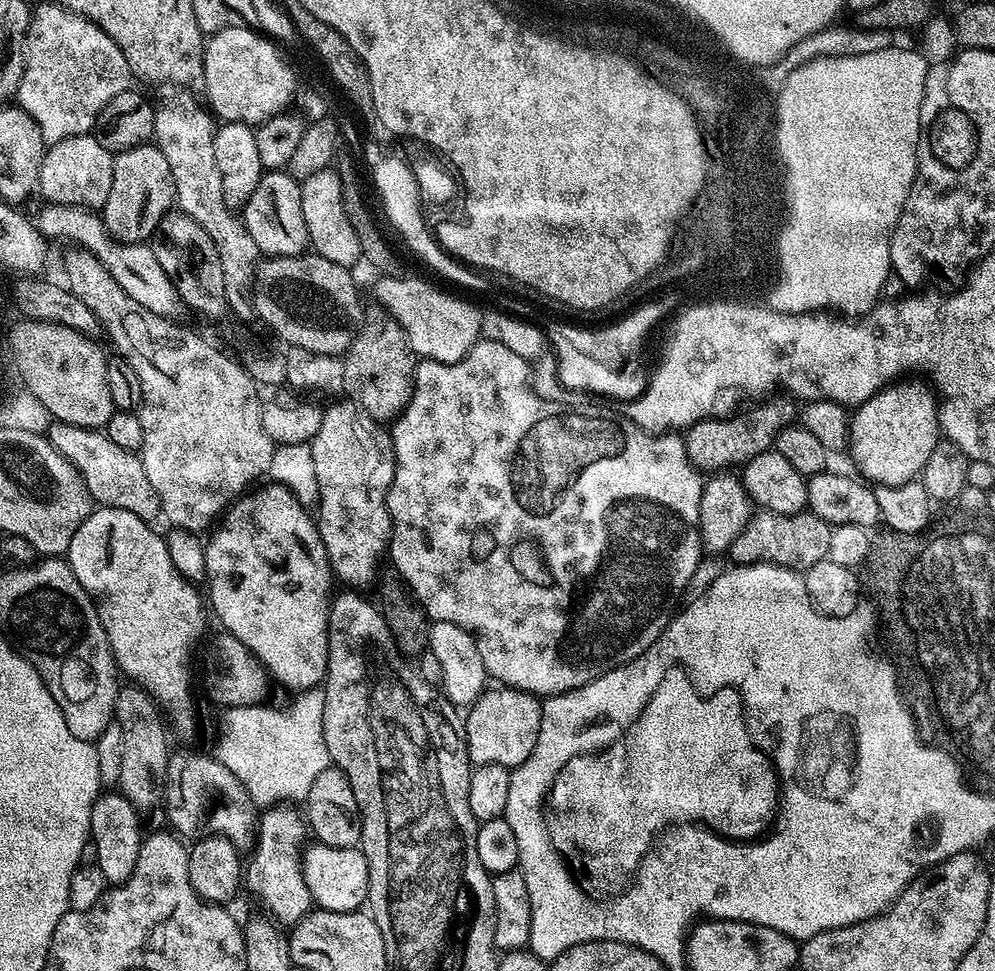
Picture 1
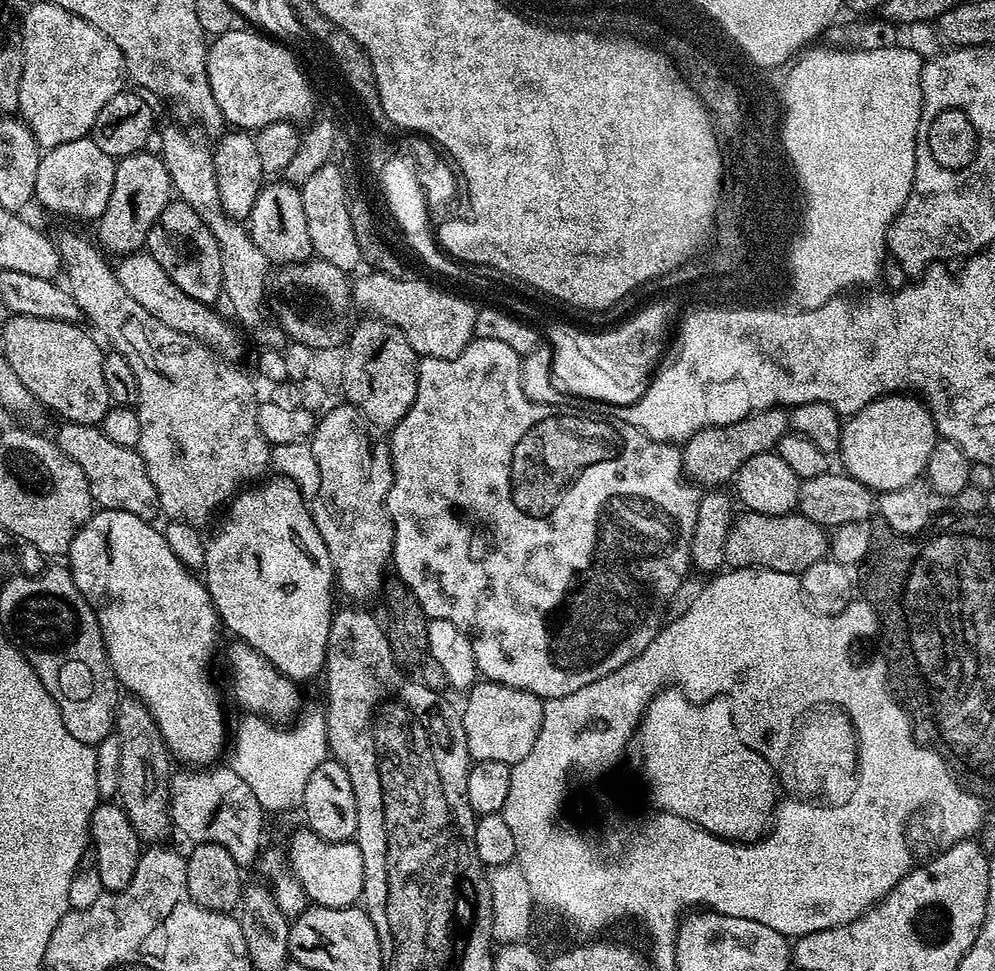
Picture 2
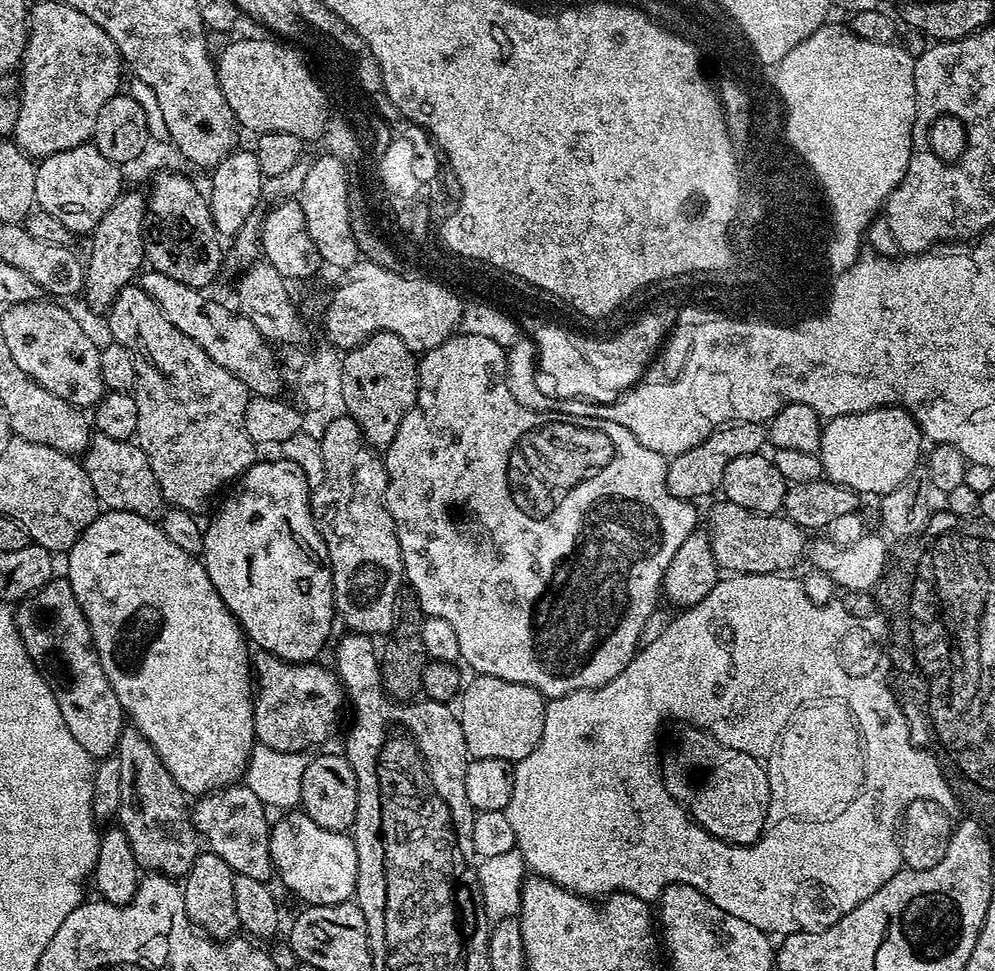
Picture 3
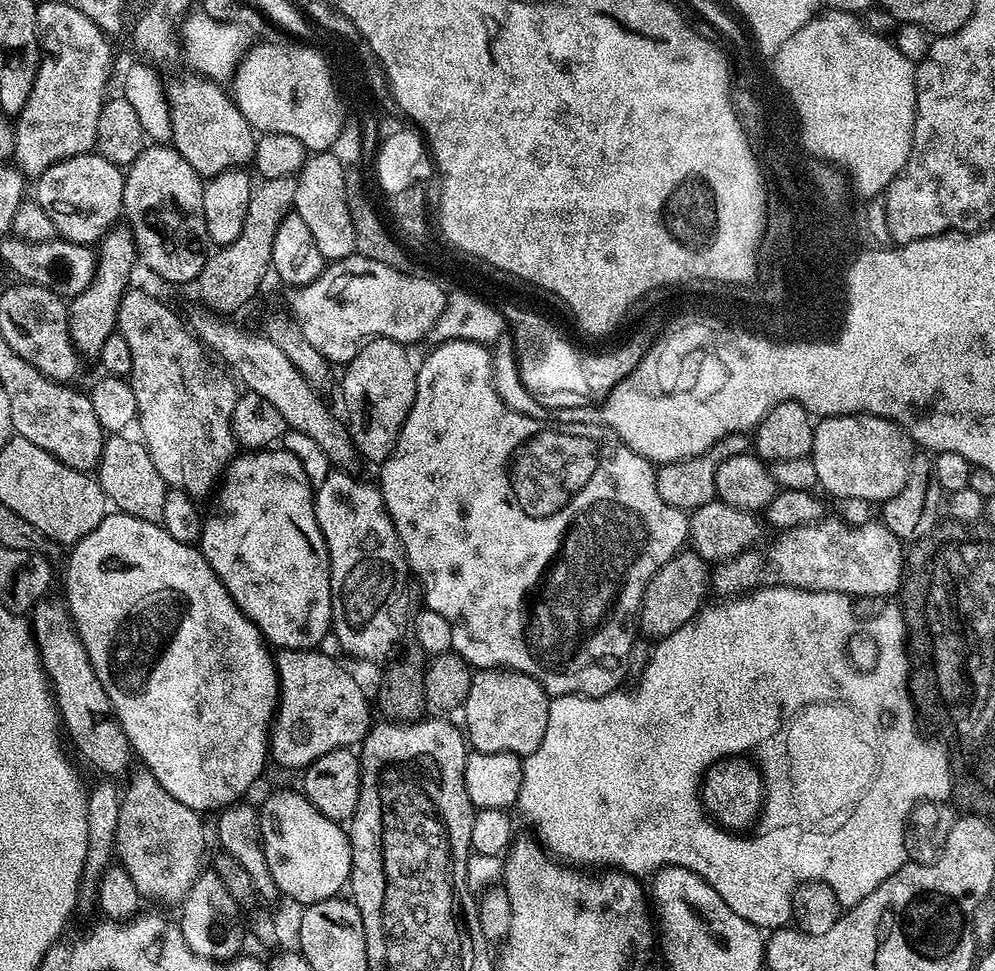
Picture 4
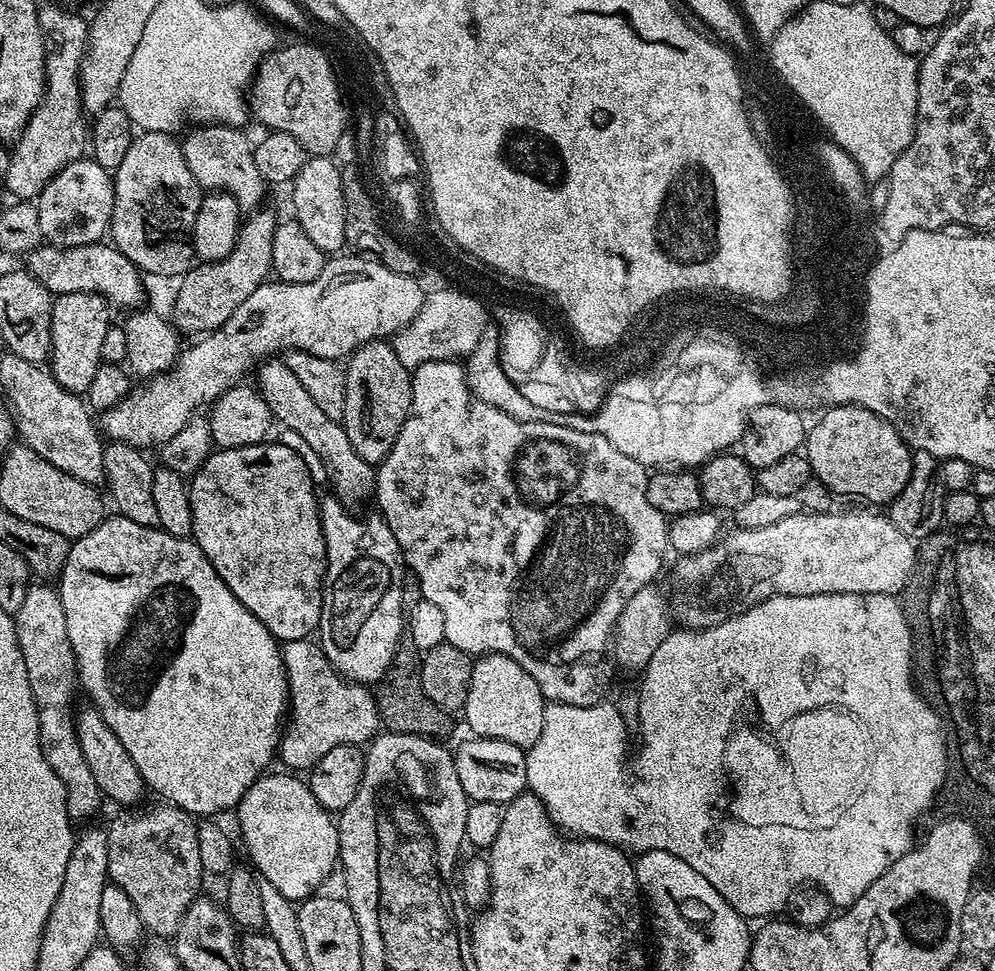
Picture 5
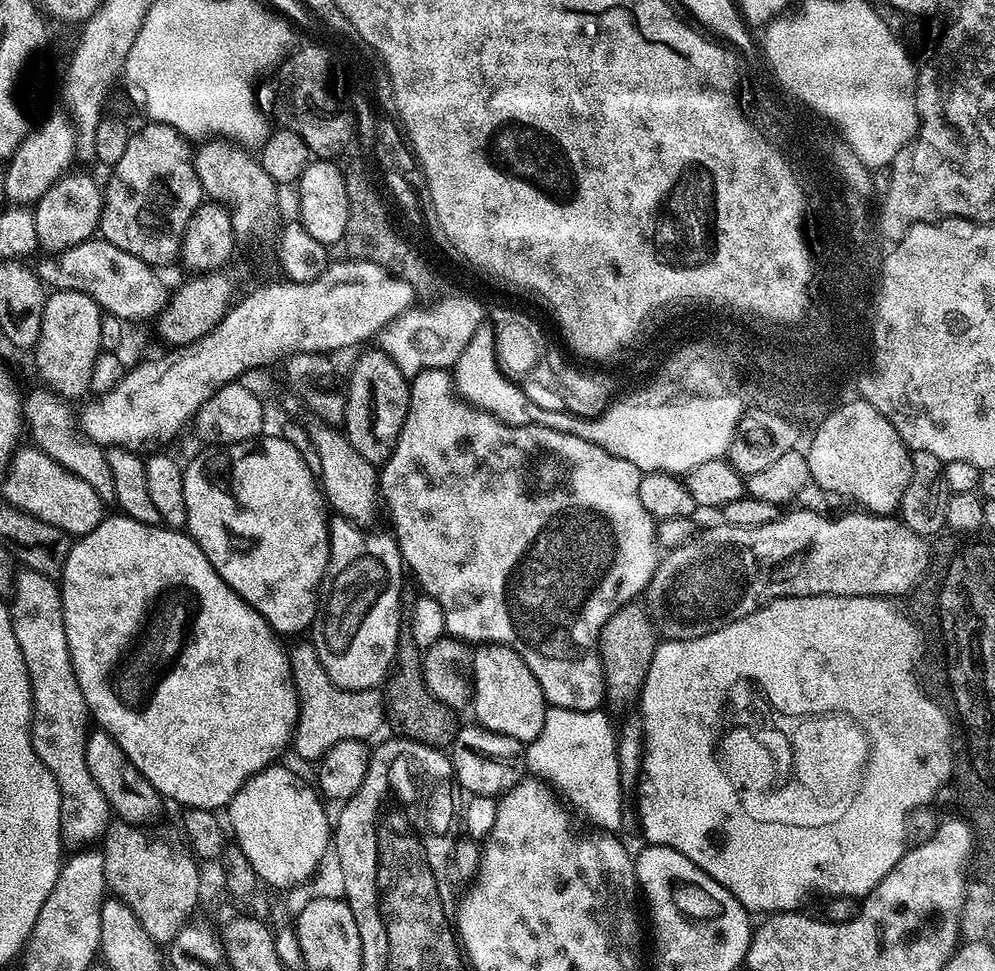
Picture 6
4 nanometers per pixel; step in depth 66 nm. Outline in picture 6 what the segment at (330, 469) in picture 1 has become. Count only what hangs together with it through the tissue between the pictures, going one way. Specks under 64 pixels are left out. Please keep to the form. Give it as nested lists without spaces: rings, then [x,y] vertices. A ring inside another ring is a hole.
[[[343,518],[331,521],[328,529],[328,565],[320,583],[316,617],[310,629],[311,646],[318,654],[318,662],[322,662],[322,670],[326,670],[328,681],[336,688],[350,691],[375,689],[383,685],[400,644],[400,587],[406,577],[406,565],[400,559],[400,548],[395,539],[376,531],[357,528]]]

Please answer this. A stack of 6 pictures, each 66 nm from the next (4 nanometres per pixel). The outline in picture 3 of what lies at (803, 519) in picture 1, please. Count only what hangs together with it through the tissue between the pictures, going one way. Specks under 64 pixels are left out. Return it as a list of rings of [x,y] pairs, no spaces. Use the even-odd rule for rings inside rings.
[[[725,499],[719,503],[709,510],[706,525],[710,550],[716,559],[717,568],[728,574],[771,576],[791,573],[791,568],[803,556],[805,559],[805,529],[799,528],[787,515],[746,510],[746,506],[738,506]]]

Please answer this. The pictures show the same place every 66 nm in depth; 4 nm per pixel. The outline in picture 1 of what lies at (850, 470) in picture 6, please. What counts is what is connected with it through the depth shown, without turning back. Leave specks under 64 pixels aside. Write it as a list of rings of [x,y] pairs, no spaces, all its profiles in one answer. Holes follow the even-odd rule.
[[[908,379],[889,383],[881,392],[875,392],[865,404],[859,405],[850,416],[849,443],[852,460],[860,467],[859,475],[868,480],[872,478],[871,481],[876,484],[898,486],[917,479],[926,466],[926,461],[930,459],[934,446],[942,438],[940,406],[933,385]]]

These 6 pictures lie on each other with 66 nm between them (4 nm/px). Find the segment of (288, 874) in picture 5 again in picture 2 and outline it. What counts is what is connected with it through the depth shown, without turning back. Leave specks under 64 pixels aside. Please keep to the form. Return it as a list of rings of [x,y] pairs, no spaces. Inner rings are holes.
[[[307,830],[296,832],[292,841],[286,844],[286,859],[288,867],[296,881],[302,886],[302,890],[308,895],[313,905],[321,904],[327,908],[350,908],[363,897],[364,894],[364,867],[362,866],[362,854],[356,843],[343,840],[342,842],[330,842],[323,840],[318,834]]]

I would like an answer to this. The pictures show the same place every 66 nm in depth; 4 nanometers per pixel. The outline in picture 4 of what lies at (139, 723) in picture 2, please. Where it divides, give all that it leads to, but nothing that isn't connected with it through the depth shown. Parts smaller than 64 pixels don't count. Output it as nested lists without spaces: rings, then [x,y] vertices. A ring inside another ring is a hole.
[[[147,768],[137,769],[127,777],[128,785],[122,788],[114,856],[119,867],[130,874],[145,901],[161,900],[176,906],[188,897],[194,878],[202,871],[204,824],[200,820],[203,819],[201,813],[182,806],[178,798],[168,794]]]

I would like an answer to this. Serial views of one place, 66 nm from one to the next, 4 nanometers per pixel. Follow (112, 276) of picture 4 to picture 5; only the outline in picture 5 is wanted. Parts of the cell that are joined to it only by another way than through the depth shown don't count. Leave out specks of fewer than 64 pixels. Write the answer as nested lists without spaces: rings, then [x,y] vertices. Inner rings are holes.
[[[75,292],[53,299],[50,318],[50,371],[52,377],[66,390],[84,394],[87,393],[90,382],[94,382],[94,374],[98,374],[102,363],[102,341],[106,338],[110,323],[108,311],[108,301],[95,292]]]

